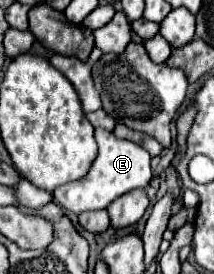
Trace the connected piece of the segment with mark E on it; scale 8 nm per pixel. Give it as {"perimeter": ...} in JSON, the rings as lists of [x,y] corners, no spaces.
{"perimeter":[[[96,129],[94,135],[98,141],[98,157],[94,159],[90,171],[82,179],[64,183],[54,191],[56,203],[74,215],[80,215],[84,211],[106,209],[116,197],[132,189],[146,187],[152,179],[152,167],[150,167],[152,157],[144,147],[138,147],[138,143],[126,139],[118,139],[112,131],[106,129]]]}

